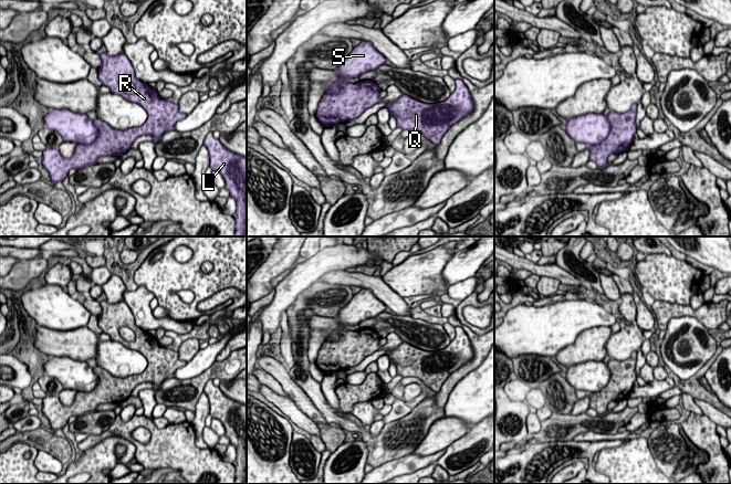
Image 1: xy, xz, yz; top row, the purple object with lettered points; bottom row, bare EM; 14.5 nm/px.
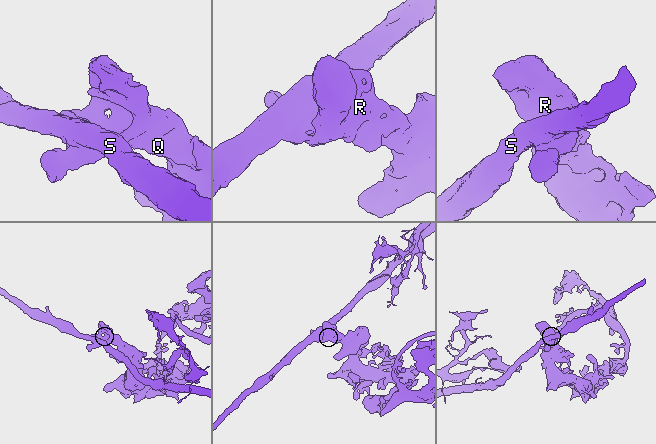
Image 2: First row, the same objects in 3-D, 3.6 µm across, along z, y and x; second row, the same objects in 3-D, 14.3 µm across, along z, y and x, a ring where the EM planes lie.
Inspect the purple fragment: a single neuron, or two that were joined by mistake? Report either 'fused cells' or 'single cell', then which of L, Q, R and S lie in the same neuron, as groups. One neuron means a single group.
fused cells; L Q R / S

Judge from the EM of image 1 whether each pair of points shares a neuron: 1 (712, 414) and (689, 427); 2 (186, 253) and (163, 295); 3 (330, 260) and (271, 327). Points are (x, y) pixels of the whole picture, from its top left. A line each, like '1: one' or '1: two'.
1: two
2: two
3: one

